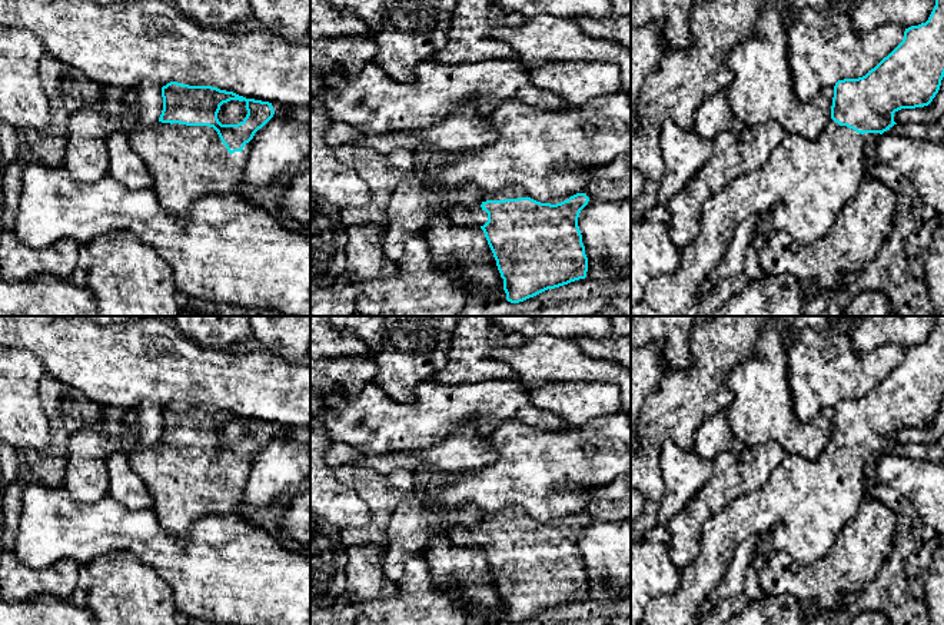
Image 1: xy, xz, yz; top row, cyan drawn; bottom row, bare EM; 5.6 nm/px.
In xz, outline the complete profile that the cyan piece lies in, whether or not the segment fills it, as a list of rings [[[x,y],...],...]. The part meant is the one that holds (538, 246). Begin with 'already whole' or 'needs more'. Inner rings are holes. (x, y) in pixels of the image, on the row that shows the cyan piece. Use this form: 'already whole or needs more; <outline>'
needs more; [[[519,186],[482,193],[473,206],[452,207],[449,219],[461,226],[479,226],[496,260],[503,279],[506,300],[519,303],[548,289],[585,279],[588,257],[578,226],[581,210],[588,205],[585,193],[576,193],[556,205],[541,203],[529,197]]]

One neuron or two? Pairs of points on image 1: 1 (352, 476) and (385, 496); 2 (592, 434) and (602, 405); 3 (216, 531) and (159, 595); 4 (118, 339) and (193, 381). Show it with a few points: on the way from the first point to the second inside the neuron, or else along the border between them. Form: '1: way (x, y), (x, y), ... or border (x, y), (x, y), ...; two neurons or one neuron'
1: way (361, 479), (376, 489); one neuron
2: border (615, 412), (607, 416), (595, 416), (572, 426); two neurons
3: border (143, 562), (168, 584), (176, 609); two neurons
4: way (136, 358), (175, 369); one neuron

